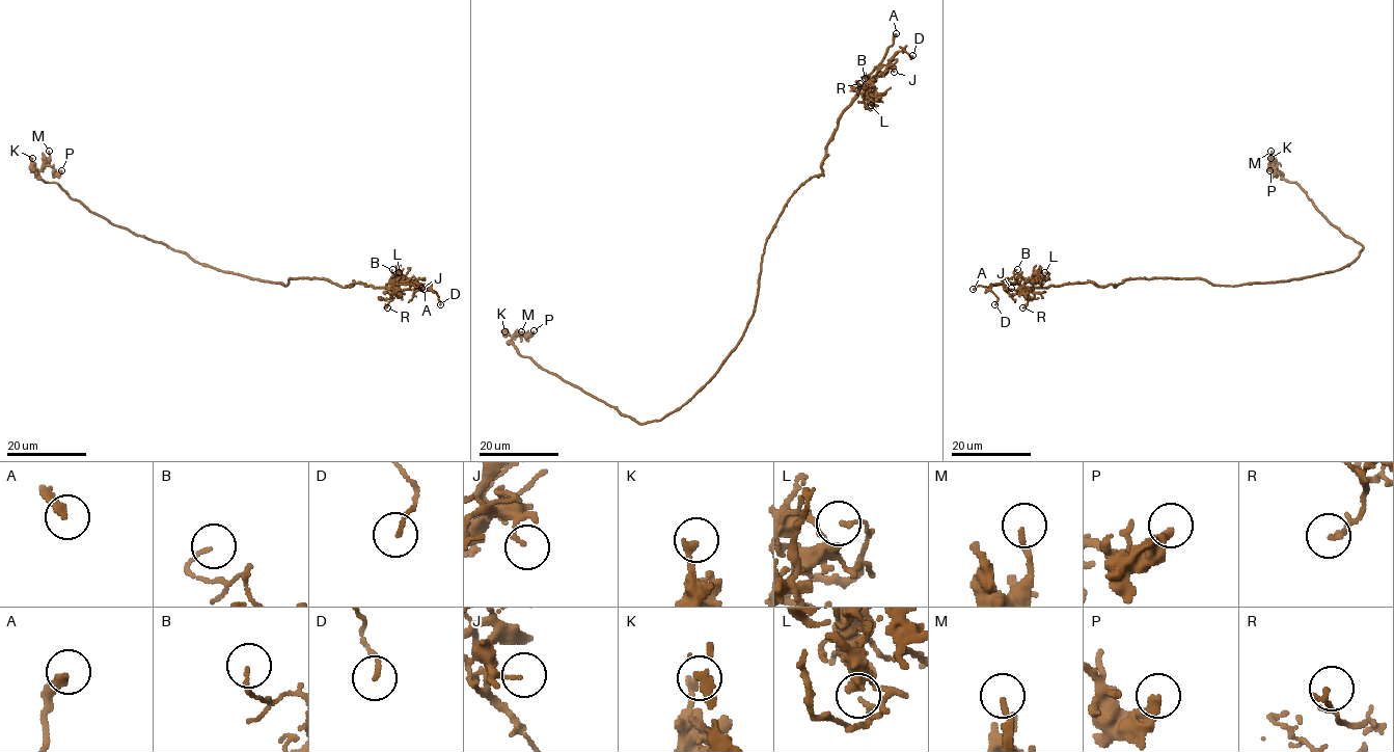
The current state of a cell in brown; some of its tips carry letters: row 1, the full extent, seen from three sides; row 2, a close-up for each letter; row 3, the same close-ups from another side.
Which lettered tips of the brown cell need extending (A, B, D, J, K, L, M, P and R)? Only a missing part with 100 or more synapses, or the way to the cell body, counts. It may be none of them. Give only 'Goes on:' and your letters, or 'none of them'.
Goes on: A

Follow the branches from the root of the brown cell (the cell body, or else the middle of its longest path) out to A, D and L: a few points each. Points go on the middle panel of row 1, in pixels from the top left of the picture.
A: (745, 327), (754, 312), (765, 239), (789, 198), (821, 173), (827, 142), (840, 113), (881, 61), (896, 33)
D: (745, 327), (754, 312), (765, 239), (785, 204), (821, 173), (827, 142), (854, 96), (898, 52), (912, 55)
L: (745, 327), (754, 312), (765, 239), (785, 204), (821, 173), (839, 117), (865, 85), (865, 105), (871, 105)

